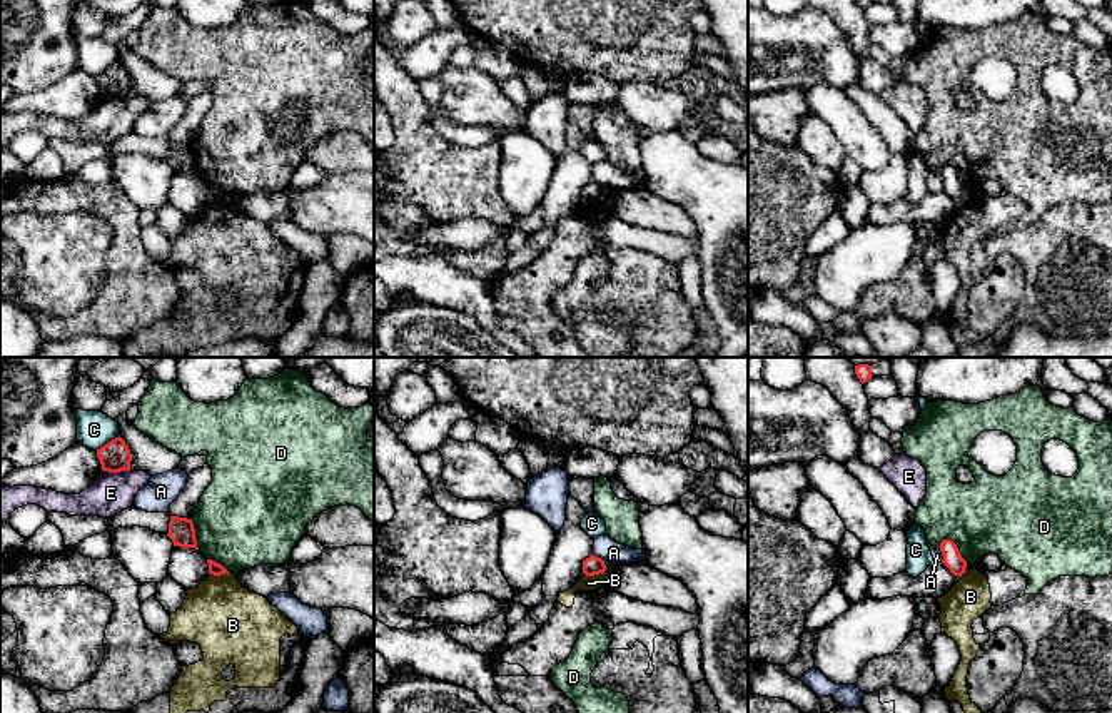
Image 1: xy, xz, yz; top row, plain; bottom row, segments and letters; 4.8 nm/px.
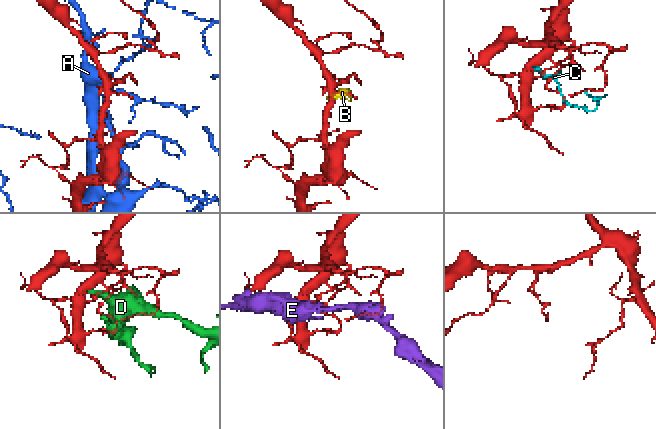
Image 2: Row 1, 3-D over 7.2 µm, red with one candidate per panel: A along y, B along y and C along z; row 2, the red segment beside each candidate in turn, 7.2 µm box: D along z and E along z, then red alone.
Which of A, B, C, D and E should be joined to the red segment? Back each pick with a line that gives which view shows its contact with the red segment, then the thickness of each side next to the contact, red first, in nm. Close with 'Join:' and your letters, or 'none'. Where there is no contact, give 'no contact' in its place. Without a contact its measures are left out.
Join: none

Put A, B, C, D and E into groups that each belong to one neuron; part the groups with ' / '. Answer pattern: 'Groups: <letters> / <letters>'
Groups: A / B / C / D / E

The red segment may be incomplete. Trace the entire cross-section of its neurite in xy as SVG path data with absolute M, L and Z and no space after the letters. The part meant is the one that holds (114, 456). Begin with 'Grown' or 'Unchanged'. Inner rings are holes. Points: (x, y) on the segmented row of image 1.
Unchanged. M120 436L97 449L97 458L102 471L120 473L130 469L132 454Z

